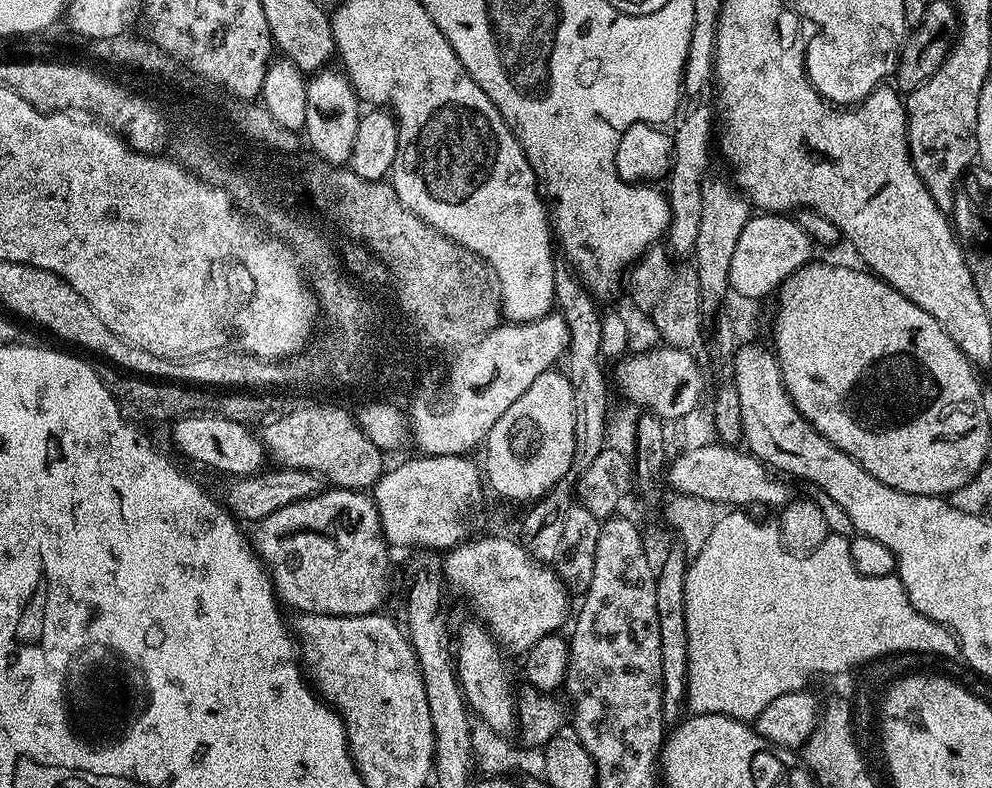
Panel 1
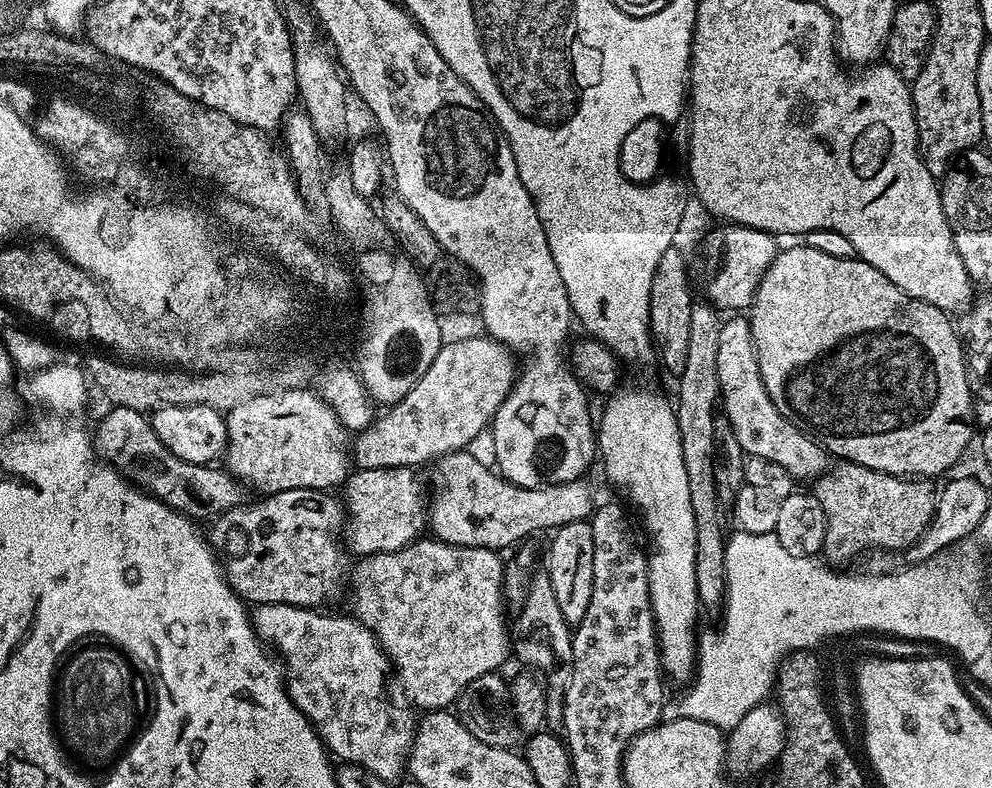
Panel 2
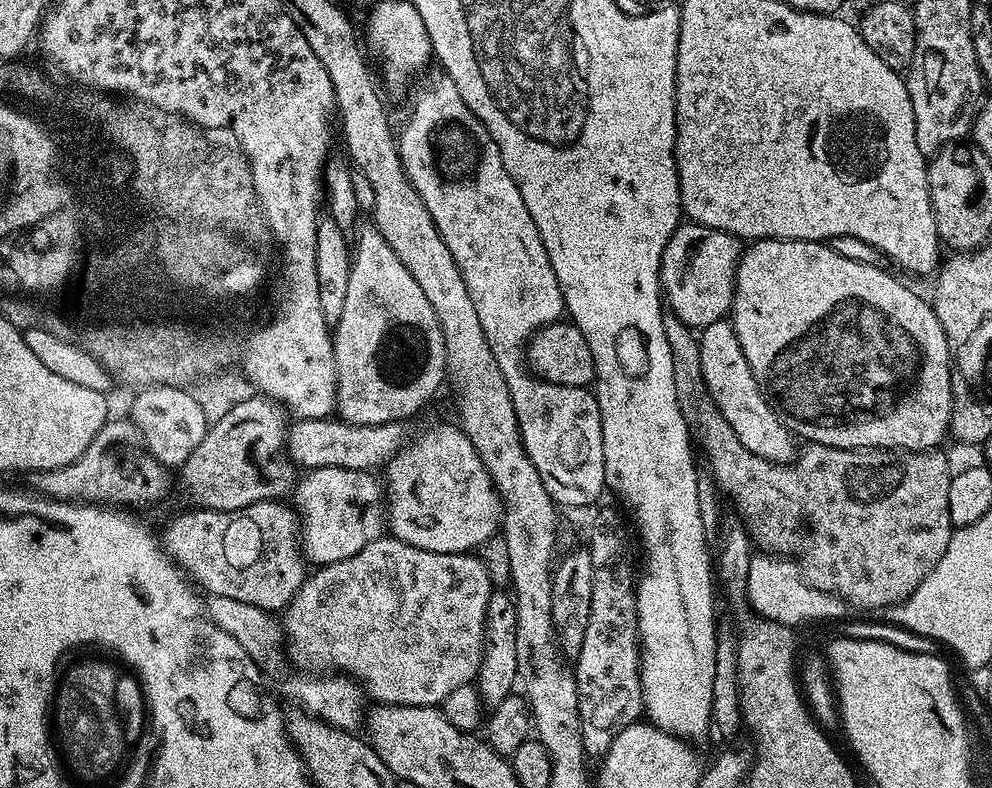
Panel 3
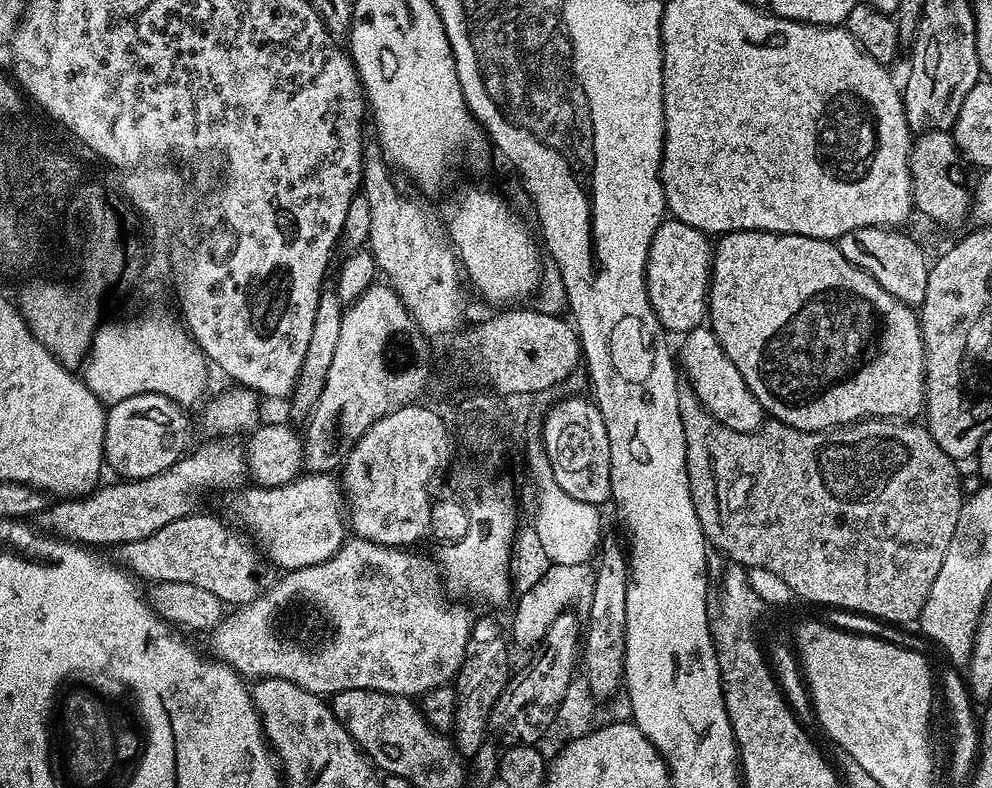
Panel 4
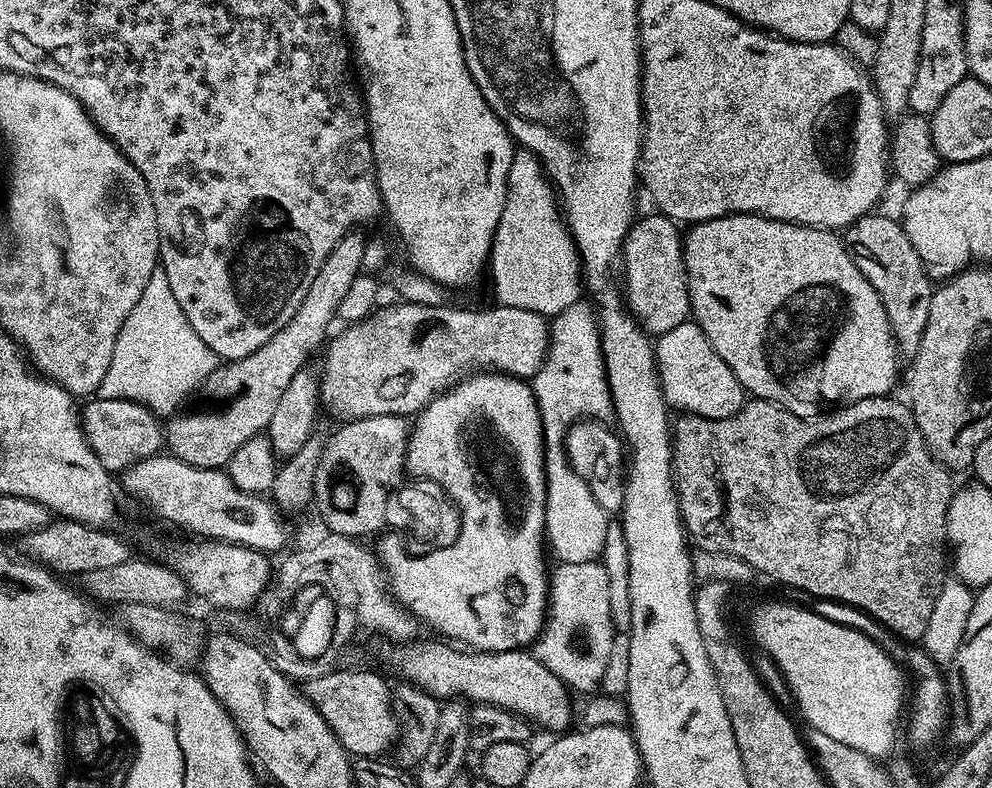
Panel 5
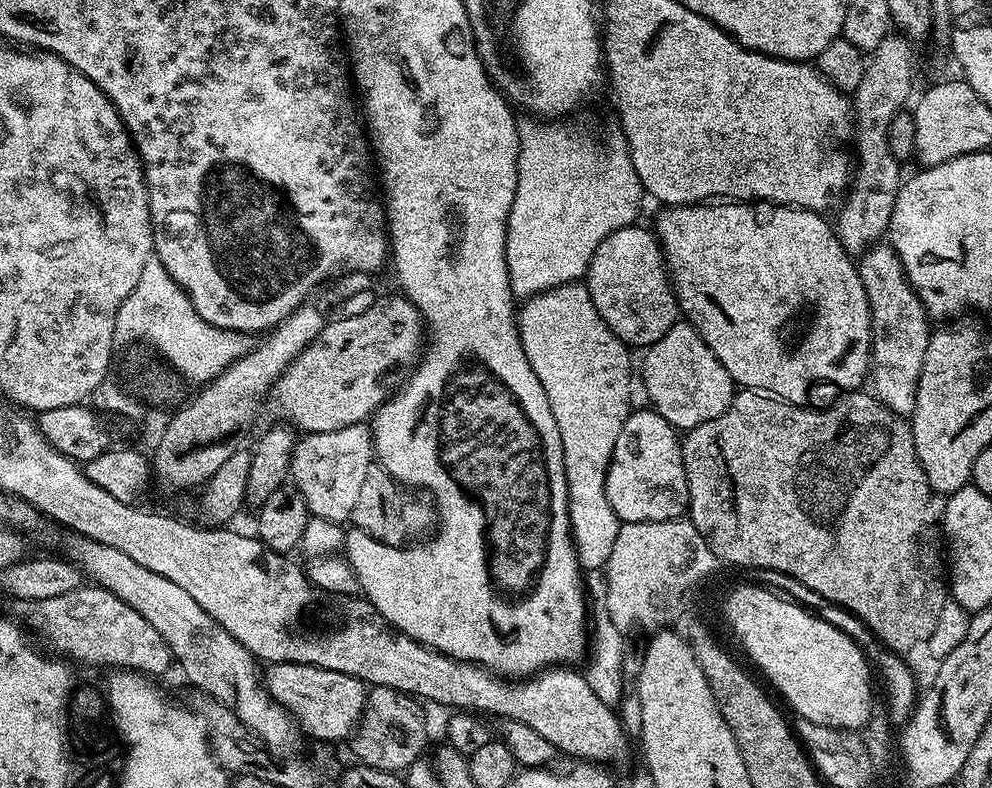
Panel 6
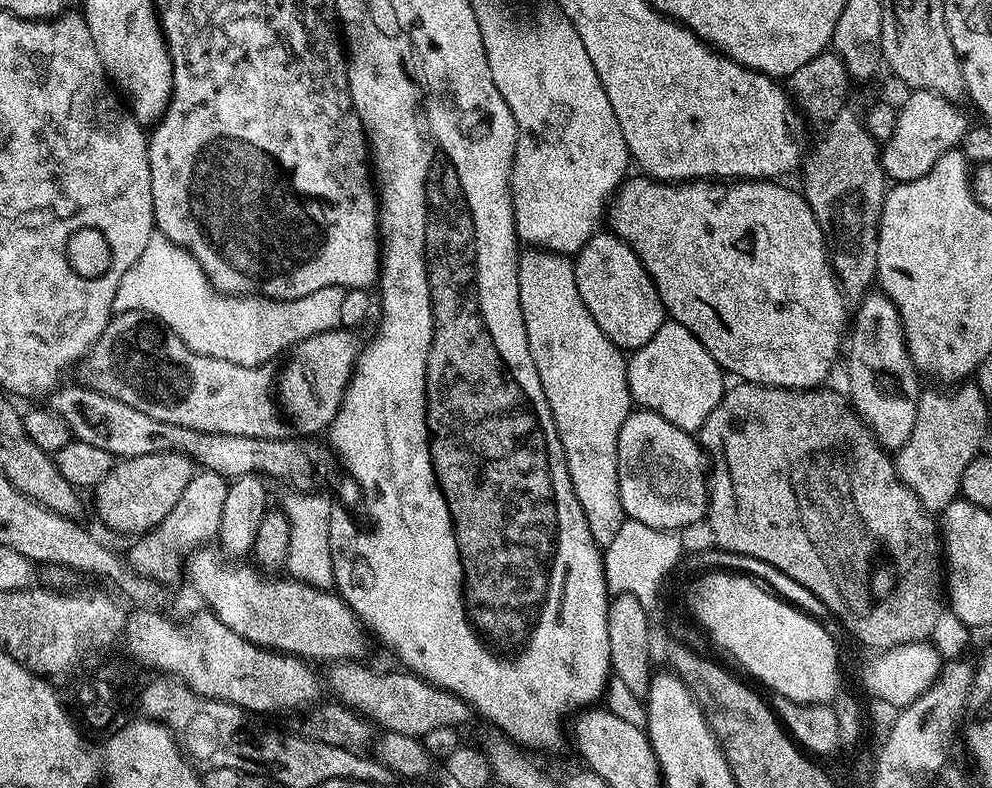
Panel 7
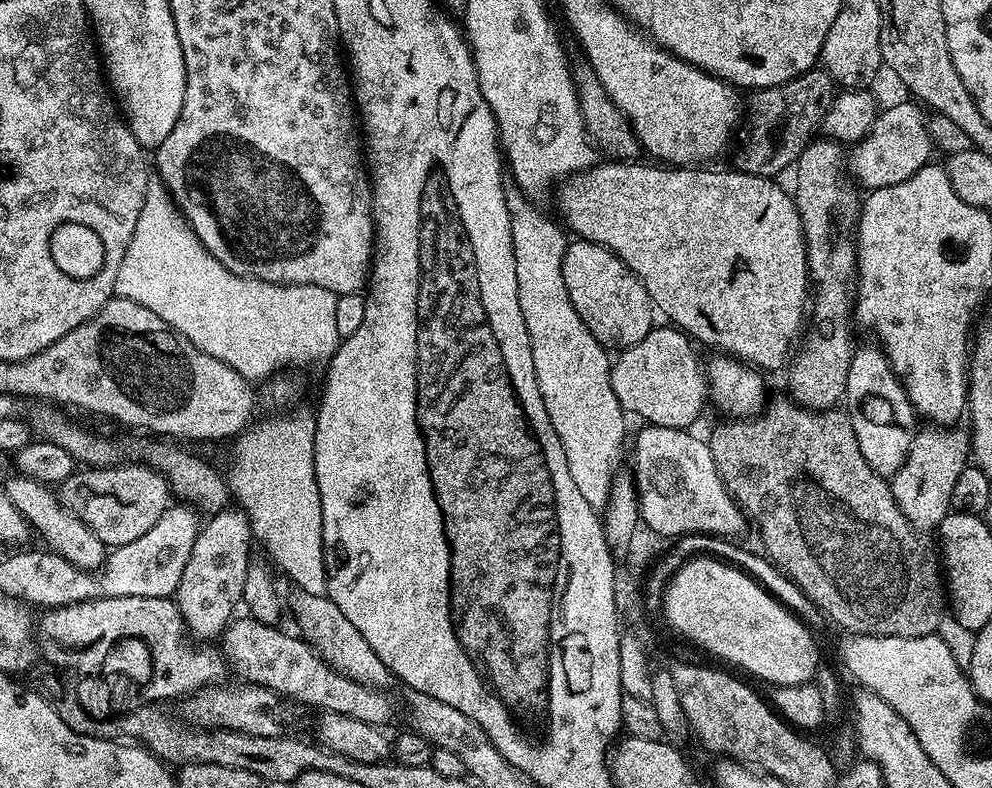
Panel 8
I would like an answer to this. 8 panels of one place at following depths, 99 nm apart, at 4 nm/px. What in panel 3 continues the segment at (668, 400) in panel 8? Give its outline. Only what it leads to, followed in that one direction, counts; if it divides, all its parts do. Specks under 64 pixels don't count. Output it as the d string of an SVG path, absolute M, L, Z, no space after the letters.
M727 319L714 322L702 329L698 339L700 342L700 369L704 385L714 406L718 406L722 418L726 418L726 422L730 422L730 430L734 430L734 434L738 434L738 442L742 442L742 446L746 446L746 450L750 450L750 454L754 454L758 458L766 458L775 464L792 463L798 455L797 437L789 432L787 426L777 418L776 411L768 404L768 400L762 398L760 384L754 378L750 362L746 362L746 354L738 342L738 334L734 334L732 323Z

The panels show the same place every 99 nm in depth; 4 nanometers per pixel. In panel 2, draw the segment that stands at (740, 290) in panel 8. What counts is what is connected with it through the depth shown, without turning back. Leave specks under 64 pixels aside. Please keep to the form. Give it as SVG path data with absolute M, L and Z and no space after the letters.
M807 246L777 251L768 273L762 278L756 296L752 299L750 323L756 347L756 357L760 359L762 382L770 394L778 414L782 414L794 427L808 433L825 452L850 464L861 464L870 470L889 472L901 478L933 478L943 472L951 473L954 466L969 451L968 428L964 423L970 420L970 393L968 390L968 366L962 359L962 340L959 335L952 336L954 324L945 313L929 304L921 304L918 298L906 296L886 278L886 274L873 272L869 264L850 262L846 258L824 256L822 250Z

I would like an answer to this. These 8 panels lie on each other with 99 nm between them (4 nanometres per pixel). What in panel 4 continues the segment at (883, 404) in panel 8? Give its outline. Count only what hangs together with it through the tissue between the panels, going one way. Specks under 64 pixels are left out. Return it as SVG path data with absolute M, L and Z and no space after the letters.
M878 226L846 230L846 234L840 236L838 247L840 254L848 259L849 264L853 264L861 272L870 273L872 280L878 282L878 286L886 290L897 302L905 306L919 306L924 301L930 260L924 257L923 250L904 230Z

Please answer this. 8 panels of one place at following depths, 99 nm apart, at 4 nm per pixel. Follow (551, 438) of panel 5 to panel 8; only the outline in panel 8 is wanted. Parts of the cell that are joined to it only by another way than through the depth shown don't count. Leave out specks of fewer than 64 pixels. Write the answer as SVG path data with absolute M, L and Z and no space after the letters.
M510 174L504 178L504 197L510 214L514 274L518 274L518 306L530 334L538 390L542 390L542 402L546 402L554 434L558 434L558 442L566 450L566 466L570 466L574 486L578 486L582 498L592 508L602 510L610 498L612 478L617 471L616 455L624 444L626 419L624 407L614 395L614 386L610 386L610 352L590 334L586 322L578 318L570 294L566 294L562 258L570 240L565 229L539 212Z

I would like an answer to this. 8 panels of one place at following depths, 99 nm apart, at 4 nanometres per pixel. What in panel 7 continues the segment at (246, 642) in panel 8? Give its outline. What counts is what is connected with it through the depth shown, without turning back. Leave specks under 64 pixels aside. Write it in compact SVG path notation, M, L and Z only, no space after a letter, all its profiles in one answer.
M332 662L327 665L326 684L332 687L337 701L346 708L352 708L361 716L381 724L381 729L398 734L406 734L422 738L430 734L430 730L439 728L459 729L474 716L474 709L461 696L448 692L444 688L437 688L413 676L407 670L400 672L375 672L366 668L362 662Z

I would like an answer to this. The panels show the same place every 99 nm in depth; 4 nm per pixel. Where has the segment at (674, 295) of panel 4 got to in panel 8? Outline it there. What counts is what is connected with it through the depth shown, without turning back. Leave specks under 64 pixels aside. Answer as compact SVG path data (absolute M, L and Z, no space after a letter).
M573 239L562 258L562 278L566 280L566 294L570 294L570 302L574 302L578 318L582 318L590 334L594 334L594 338L598 338L598 342L609 349L623 350L642 342L642 338L646 338L654 326L654 305L648 296L648 289L642 286L638 277L609 248L598 246L592 240Z

